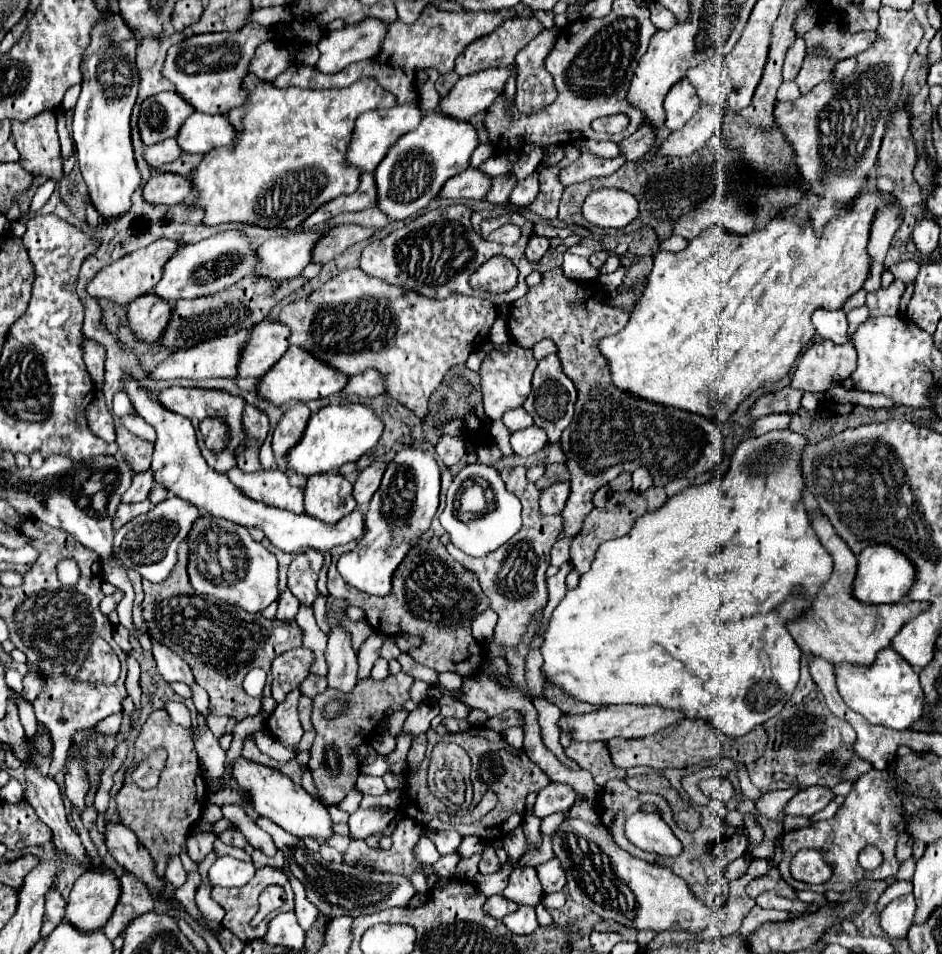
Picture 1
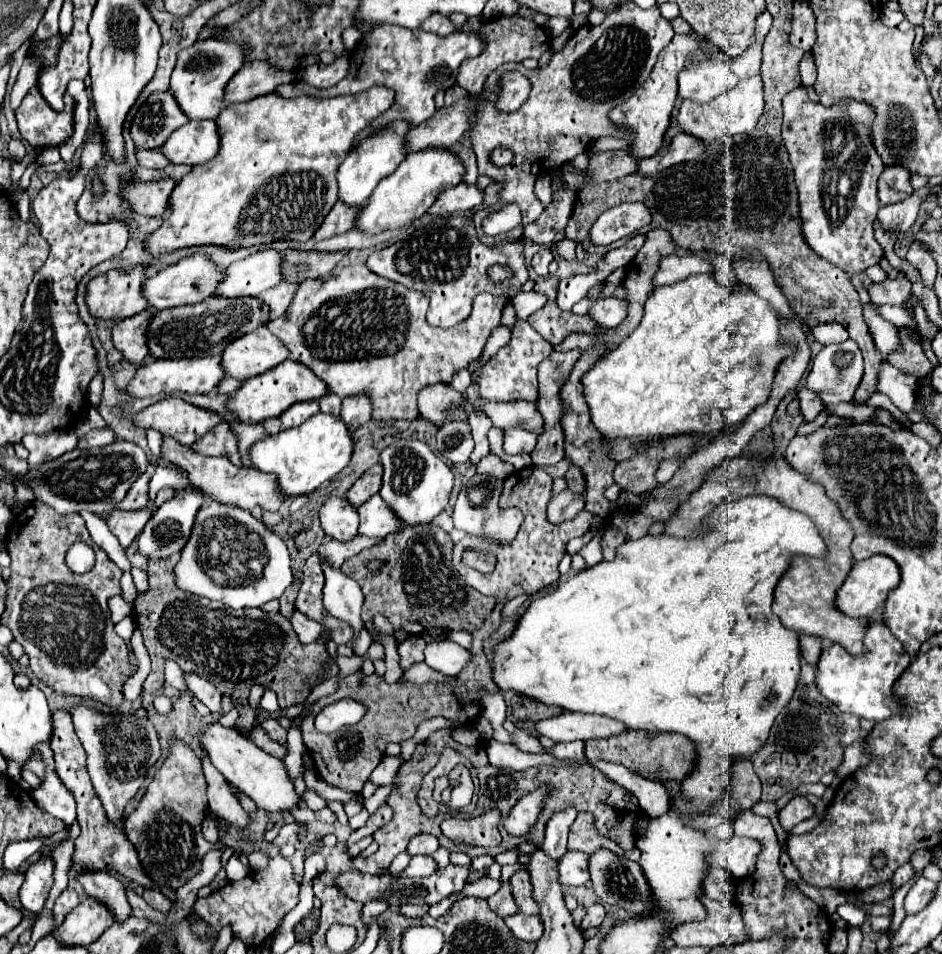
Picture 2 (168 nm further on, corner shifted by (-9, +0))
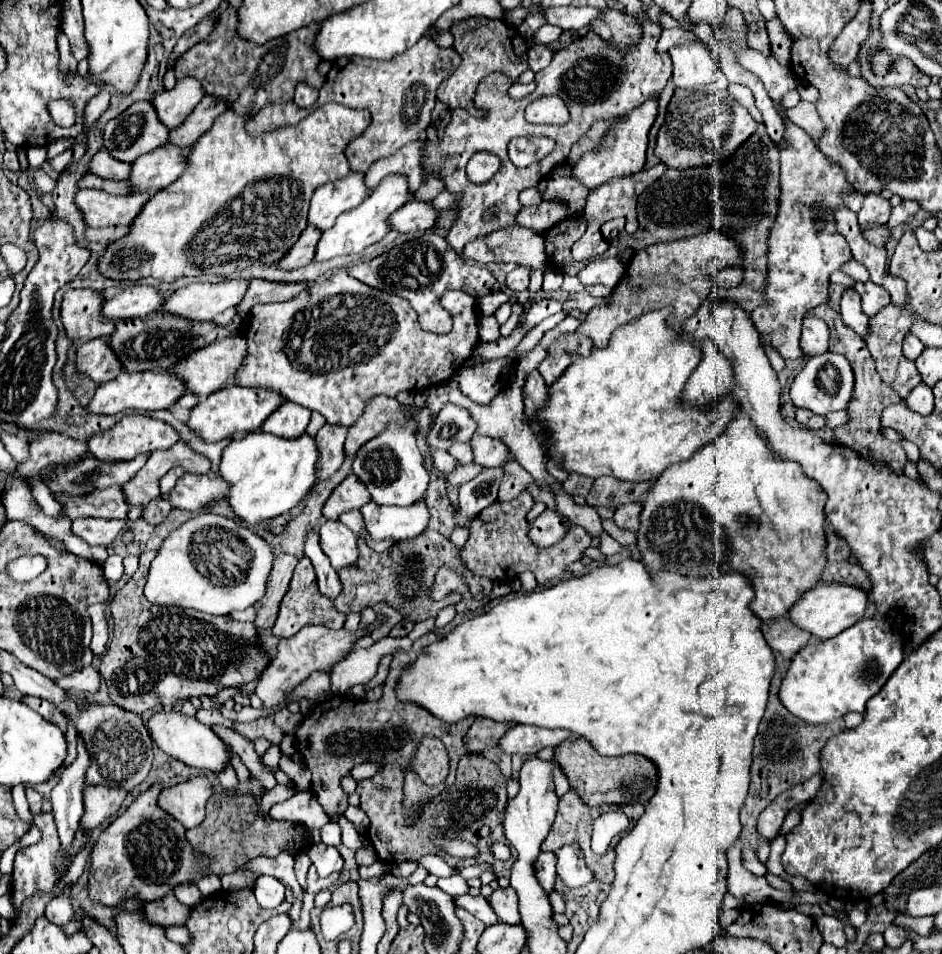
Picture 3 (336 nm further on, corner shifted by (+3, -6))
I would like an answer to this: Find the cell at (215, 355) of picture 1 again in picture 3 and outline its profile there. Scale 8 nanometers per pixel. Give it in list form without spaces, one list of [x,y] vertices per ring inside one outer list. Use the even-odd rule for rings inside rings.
[[[122,372],[114,380],[106,384],[98,384],[94,398],[88,402],[86,412],[90,414],[120,414],[126,410],[162,410],[174,404],[184,394],[182,384],[174,380],[174,376],[166,376],[164,372]]]

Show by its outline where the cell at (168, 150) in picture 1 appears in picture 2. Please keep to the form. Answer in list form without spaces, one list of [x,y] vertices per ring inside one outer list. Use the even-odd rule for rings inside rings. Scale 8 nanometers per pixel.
[[[138,148],[136,156],[138,156],[138,164],[140,166],[146,166],[146,168],[164,168],[164,166],[170,164],[170,160],[160,150],[144,150],[144,148]]]

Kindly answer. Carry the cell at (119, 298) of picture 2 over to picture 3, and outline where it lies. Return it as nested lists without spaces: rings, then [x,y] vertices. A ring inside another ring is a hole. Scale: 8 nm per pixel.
[[[68,290],[64,294],[60,318],[70,340],[94,340],[114,332],[114,322],[102,320],[98,308],[102,308],[102,296],[94,290]]]

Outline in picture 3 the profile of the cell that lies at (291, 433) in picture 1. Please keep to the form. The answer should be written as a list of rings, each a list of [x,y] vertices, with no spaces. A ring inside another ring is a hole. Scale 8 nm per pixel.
[[[282,402],[262,424],[264,432],[280,438],[300,438],[310,422],[310,410],[294,402]]]

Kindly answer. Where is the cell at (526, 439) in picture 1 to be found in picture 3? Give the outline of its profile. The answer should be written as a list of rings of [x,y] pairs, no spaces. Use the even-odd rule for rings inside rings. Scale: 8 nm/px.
[[[474,434],[468,444],[472,448],[474,462],[480,464],[480,466],[486,466],[486,468],[498,466],[498,464],[504,464],[510,458],[508,448],[500,440],[494,440],[490,436]]]

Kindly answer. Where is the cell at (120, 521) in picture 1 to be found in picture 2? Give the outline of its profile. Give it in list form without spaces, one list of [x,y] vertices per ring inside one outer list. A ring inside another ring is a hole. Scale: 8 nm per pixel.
[[[146,506],[142,510],[134,510],[134,512],[114,510],[114,514],[110,514],[108,528],[120,540],[122,548],[128,548],[134,542],[134,538],[140,534],[146,520],[150,520],[152,512],[154,512],[152,506]]]

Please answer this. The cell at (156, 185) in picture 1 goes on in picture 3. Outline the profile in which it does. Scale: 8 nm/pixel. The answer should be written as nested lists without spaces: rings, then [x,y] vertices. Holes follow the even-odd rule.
[[[78,190],[74,204],[78,206],[88,228],[128,226],[142,210],[148,194],[112,196],[100,190]]]

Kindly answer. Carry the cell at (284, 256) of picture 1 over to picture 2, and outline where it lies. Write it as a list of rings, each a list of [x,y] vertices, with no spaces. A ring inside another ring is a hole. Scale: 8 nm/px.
[[[260,250],[226,268],[226,278],[218,286],[218,296],[258,296],[284,280],[284,258],[280,250]]]

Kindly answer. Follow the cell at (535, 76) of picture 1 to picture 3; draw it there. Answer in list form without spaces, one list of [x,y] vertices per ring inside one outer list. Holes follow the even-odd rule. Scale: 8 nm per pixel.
[[[534,82],[532,84],[514,84],[514,86],[510,86],[510,90],[508,90],[508,96],[510,98],[514,98],[514,100],[520,100],[520,98],[526,98],[532,90],[534,90]]]

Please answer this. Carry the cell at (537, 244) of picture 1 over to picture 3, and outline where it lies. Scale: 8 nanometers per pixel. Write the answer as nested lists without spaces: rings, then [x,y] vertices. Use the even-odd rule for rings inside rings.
[[[516,266],[508,276],[506,276],[506,286],[512,290],[512,292],[522,292],[528,288],[528,282],[530,282],[530,268],[522,268],[522,266]]]

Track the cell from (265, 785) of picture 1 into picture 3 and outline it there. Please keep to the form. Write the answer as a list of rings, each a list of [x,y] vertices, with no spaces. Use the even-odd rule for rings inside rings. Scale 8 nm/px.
[[[154,712],[146,720],[146,728],[156,742],[156,746],[168,756],[184,762],[186,766],[210,772],[222,772],[222,768],[230,762],[230,754],[222,740],[212,732],[212,728],[198,722],[194,716],[182,712]]]

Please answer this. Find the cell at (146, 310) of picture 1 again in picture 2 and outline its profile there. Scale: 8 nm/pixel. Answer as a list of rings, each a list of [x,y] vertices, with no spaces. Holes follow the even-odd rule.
[[[146,308],[140,314],[134,314],[130,318],[116,322],[112,330],[112,340],[114,340],[114,346],[124,354],[126,360],[142,362],[146,356],[150,356],[146,334],[148,334],[148,326],[154,314],[156,314],[154,308]]]

